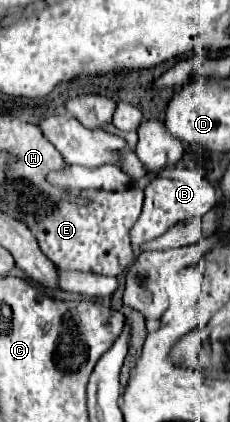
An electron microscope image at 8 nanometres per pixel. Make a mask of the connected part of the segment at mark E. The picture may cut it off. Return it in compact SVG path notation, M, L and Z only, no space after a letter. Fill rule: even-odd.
M137 184L123 192L101 192L101 190L81 190L83 198L89 200L87 206L73 206L63 202L45 220L37 222L37 240L41 252L65 272L91 272L103 276L121 276L135 262L135 250L131 244L131 228L141 216L143 190Z

